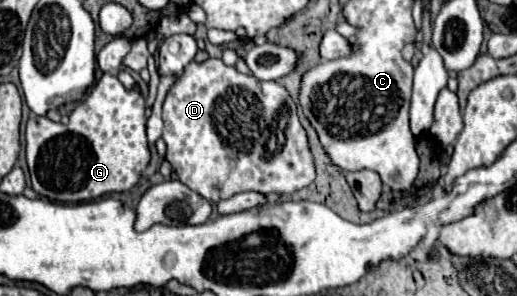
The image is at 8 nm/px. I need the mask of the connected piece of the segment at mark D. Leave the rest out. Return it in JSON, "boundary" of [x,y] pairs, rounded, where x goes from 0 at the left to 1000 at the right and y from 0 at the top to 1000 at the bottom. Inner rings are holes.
{"boundary":[[[400,199],[397,213],[369,206],[358,226],[315,348],[315,409],[315,476],[323,490],[319,537],[335,557],[346,611],[400,679],[420,686],[470,645],[567,652],[602,625],[609,605],[594,456],[551,294],[532,274],[505,280],[489,253],[470,253],[455,226],[439,226],[427,199]]]}

